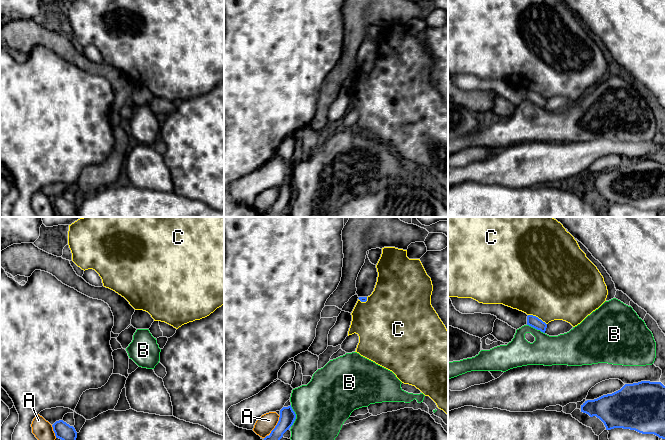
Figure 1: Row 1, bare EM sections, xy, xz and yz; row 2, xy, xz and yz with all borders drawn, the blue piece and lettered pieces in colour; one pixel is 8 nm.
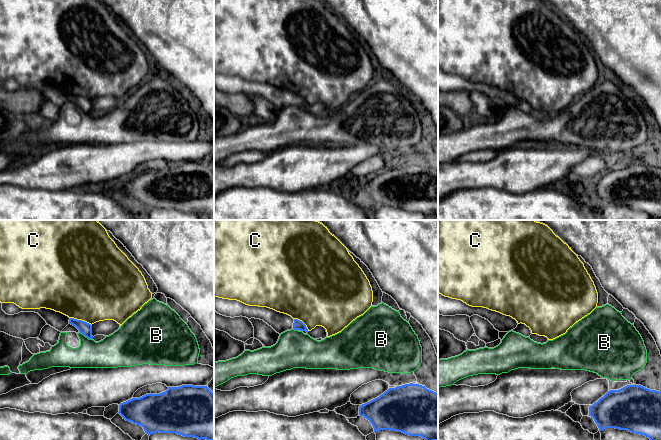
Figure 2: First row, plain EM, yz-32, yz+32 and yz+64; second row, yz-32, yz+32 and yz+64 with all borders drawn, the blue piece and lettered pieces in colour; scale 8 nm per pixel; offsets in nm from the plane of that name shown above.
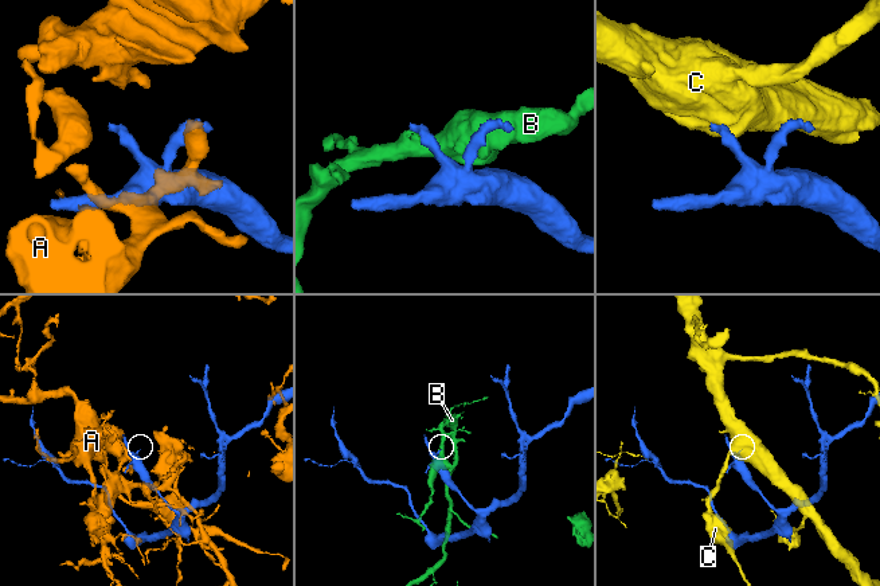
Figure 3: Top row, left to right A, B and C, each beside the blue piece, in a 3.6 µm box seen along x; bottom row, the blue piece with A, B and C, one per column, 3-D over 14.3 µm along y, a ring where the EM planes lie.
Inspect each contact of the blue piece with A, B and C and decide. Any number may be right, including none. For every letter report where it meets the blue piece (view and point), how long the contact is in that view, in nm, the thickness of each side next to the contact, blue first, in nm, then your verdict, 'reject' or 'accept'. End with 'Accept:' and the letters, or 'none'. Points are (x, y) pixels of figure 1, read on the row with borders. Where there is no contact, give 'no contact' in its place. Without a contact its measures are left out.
A: xz (276, 425) | 170 nm | 130/150 nm | reject
B: xz (295, 416) | 180 nm | 130/440 nm | reject
C: yz (537, 317) | 170 nm | 90/500 nm | reject
Accept: none

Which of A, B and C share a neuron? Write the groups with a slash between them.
A / B / C

